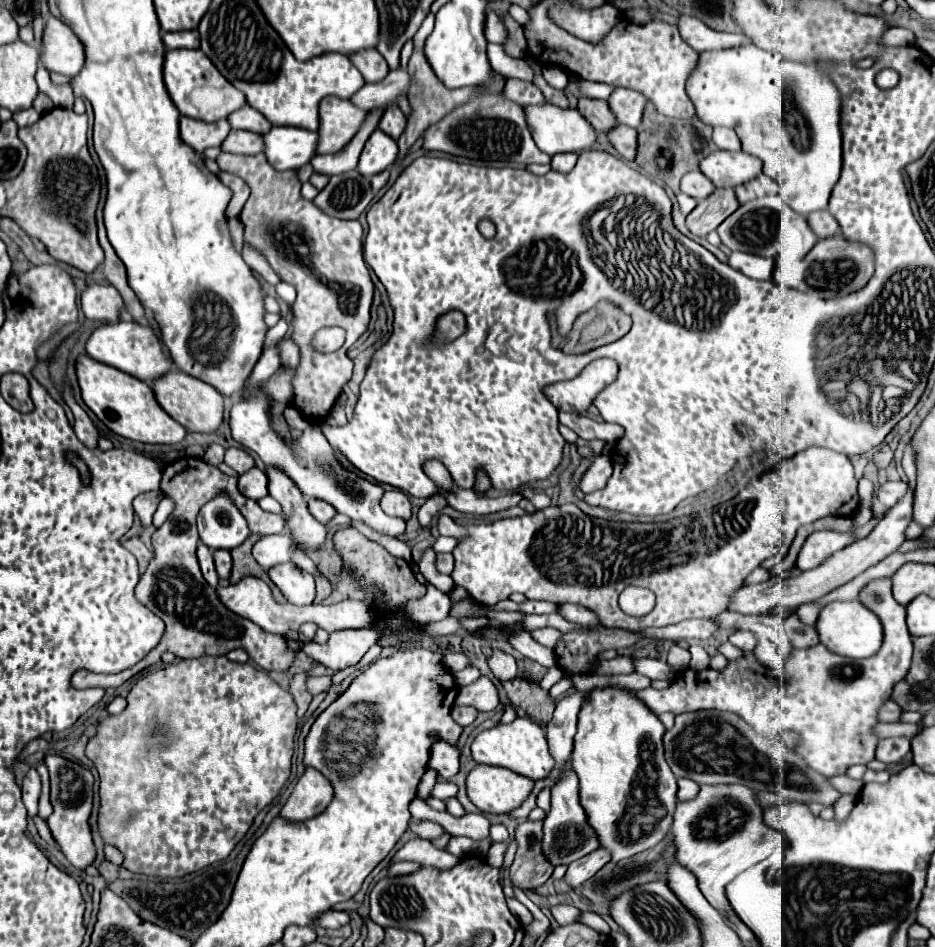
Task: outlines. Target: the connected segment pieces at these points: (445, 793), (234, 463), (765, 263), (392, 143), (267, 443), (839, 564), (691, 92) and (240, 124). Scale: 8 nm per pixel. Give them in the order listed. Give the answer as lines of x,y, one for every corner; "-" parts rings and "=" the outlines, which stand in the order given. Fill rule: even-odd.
436,782
434,790
432,790
432,796
440,798
440,800
448,800
448,798
454,798
456,792
458,792
456,784
452,784
452,782
=
228,448
226,454
224,454
224,462
226,462
230,468
234,468
238,474
244,474
246,470
254,468
252,456
250,456
246,450
242,450
242,448
=
736,254
728,256
728,264
754,280
770,280
774,270
774,258
760,258
756,254
=
380,128
372,132
372,136
368,138
362,154
360,154
360,162
358,162
358,170
360,174
364,174
366,178
380,174
382,170
390,168
394,164
398,156
398,144
396,140
392,140
388,134
384,134
=
276,346
266,348
258,360
258,364
254,366
254,372
250,376
250,380
246,382
248,390
254,390
254,396
250,398
242,398
238,402
234,402
232,410
230,410
230,434
232,438
242,444
246,450
256,452
264,464
270,466
280,466
292,480
294,484
300,488
300,492
306,498
322,498
326,502
330,502
340,514
346,514
354,520
360,520
364,524
368,524
374,530
380,530
384,534
390,536
400,536
406,528
406,522
400,518
392,518
386,516
380,508
380,498
382,498
382,488
378,484
372,484
368,480
362,480
360,476
346,472
334,456
332,446
328,444
328,440
324,438
324,434
320,430
306,430
306,434
300,434
298,440
294,440
294,446
286,446
282,442
282,438
278,438
272,428
270,428
270,418
268,418
268,410
266,410
266,400
268,396
262,394
258,390
258,384
268,380
276,370
280,368
280,356
=
912,490
906,492
906,496
888,510
888,514
878,522
878,526
864,538
858,540
852,546
846,546
844,550
832,554
832,558
826,558
816,570
806,570
800,576
788,578
788,580
780,580
780,578
770,578
762,584
754,584
754,586
742,586
740,590
736,590
736,594
732,594
726,610
730,612
740,612
740,614
766,614
768,610
772,610
774,606
782,604
782,606
800,606
806,602
812,602
824,594
828,594
830,590
846,584
848,580
852,580
854,576
858,576
860,572
864,572
868,566
880,562
882,558
886,558
888,554
896,552
898,546
906,540
904,532
908,528
908,524
912,522
=
754,44
750,46
736,46
734,50
708,50
704,54
698,54
698,64
696,64
696,70
692,70
692,74
688,76
686,80
686,94
688,98
692,100
694,108
696,108
696,116
708,124
708,126
726,126
726,128
732,128
740,142
742,142
742,152
746,154
752,154
756,158
762,160
764,164
764,174
770,176
772,180
778,182
780,186
780,198
798,214
806,216
810,212
816,212
816,210
826,210
828,208
828,198
830,198
830,192
834,188
834,184
838,182
840,178
840,168
842,168
842,136
840,136
840,94
836,90
836,86
832,84
832,80
828,78
828,72
826,70
820,70
820,66
808,66
808,64
800,64
800,62
790,62
790,60
784,60
778,52
766,52
762,48
756,48
-
766,70
782,70
784,74
776,80
778,84
766,84
=
242,106
240,110
232,112
228,116
228,122
232,128
242,128
242,130
258,132
258,134
266,134
272,128
272,124
268,124
268,120
252,106

